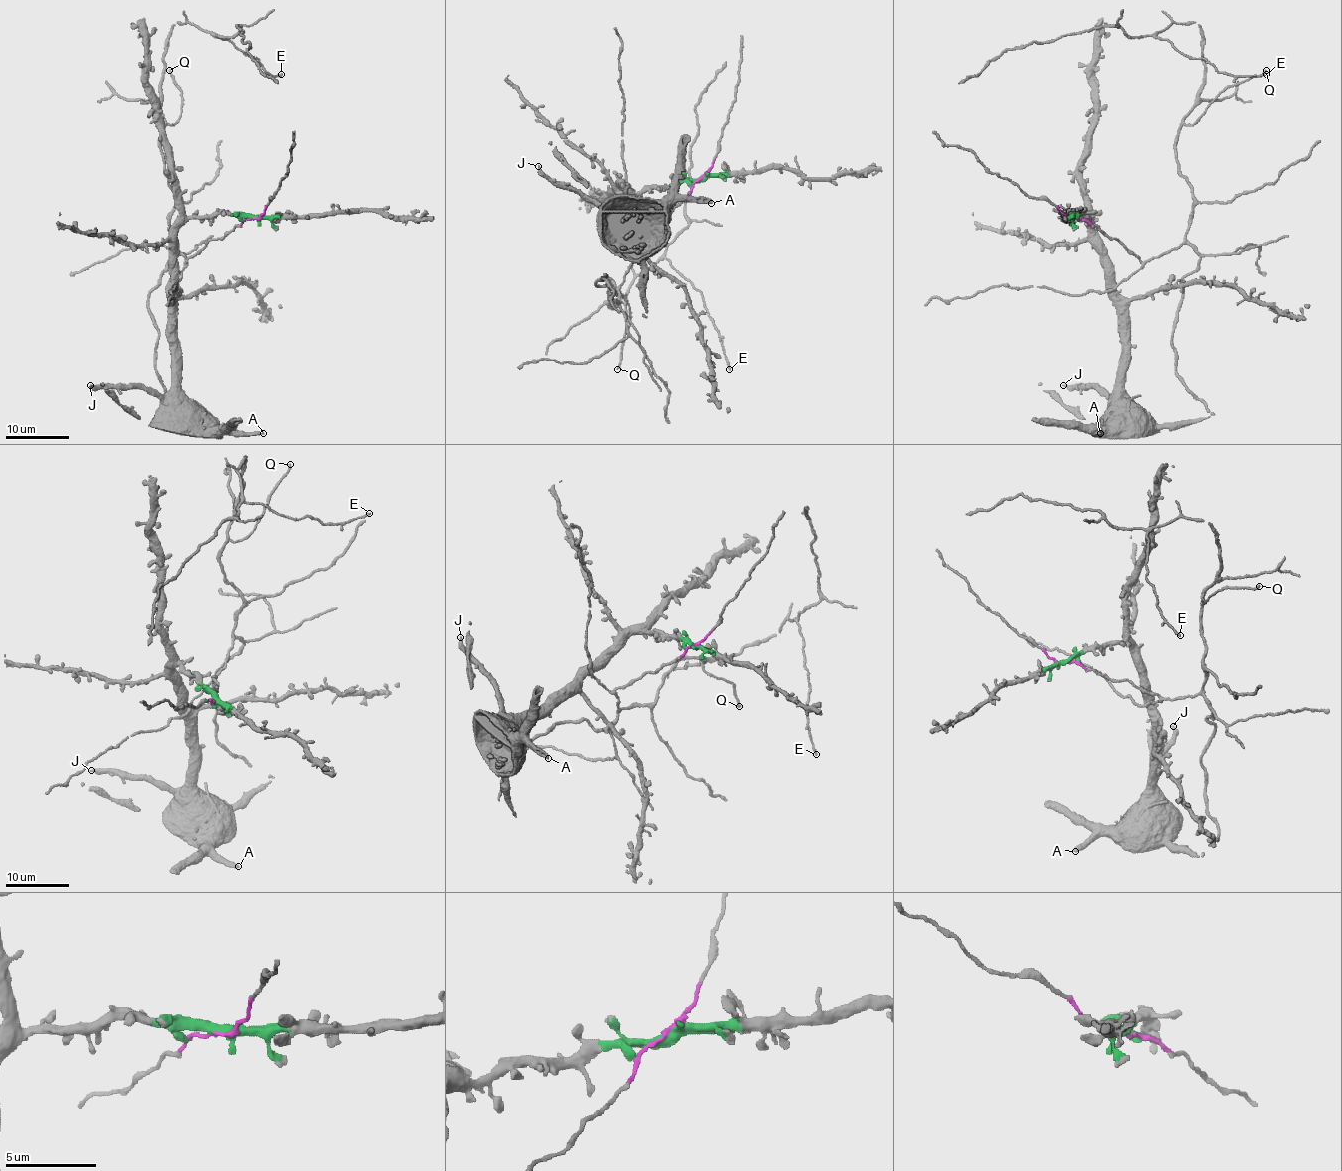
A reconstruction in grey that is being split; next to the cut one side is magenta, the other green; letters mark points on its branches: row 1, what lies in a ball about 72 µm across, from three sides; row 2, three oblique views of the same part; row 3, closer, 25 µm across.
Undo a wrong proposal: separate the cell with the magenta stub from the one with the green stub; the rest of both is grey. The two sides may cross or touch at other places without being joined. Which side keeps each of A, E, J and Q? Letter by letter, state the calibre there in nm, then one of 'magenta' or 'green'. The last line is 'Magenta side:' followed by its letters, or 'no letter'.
A: calibre 340 nm; green
E: calibre 150 nm; magenta
J: calibre 190 nm; green
Q: calibre 180 nm; magenta
Magenta side: E, Q

